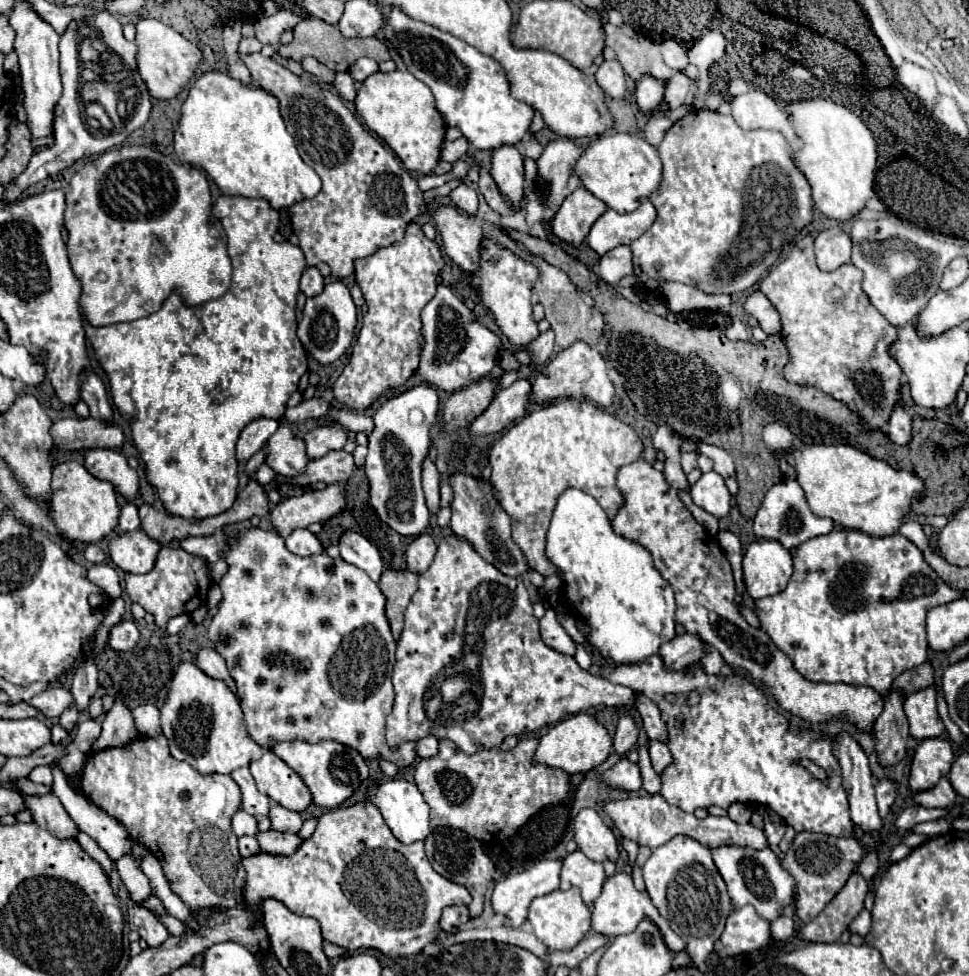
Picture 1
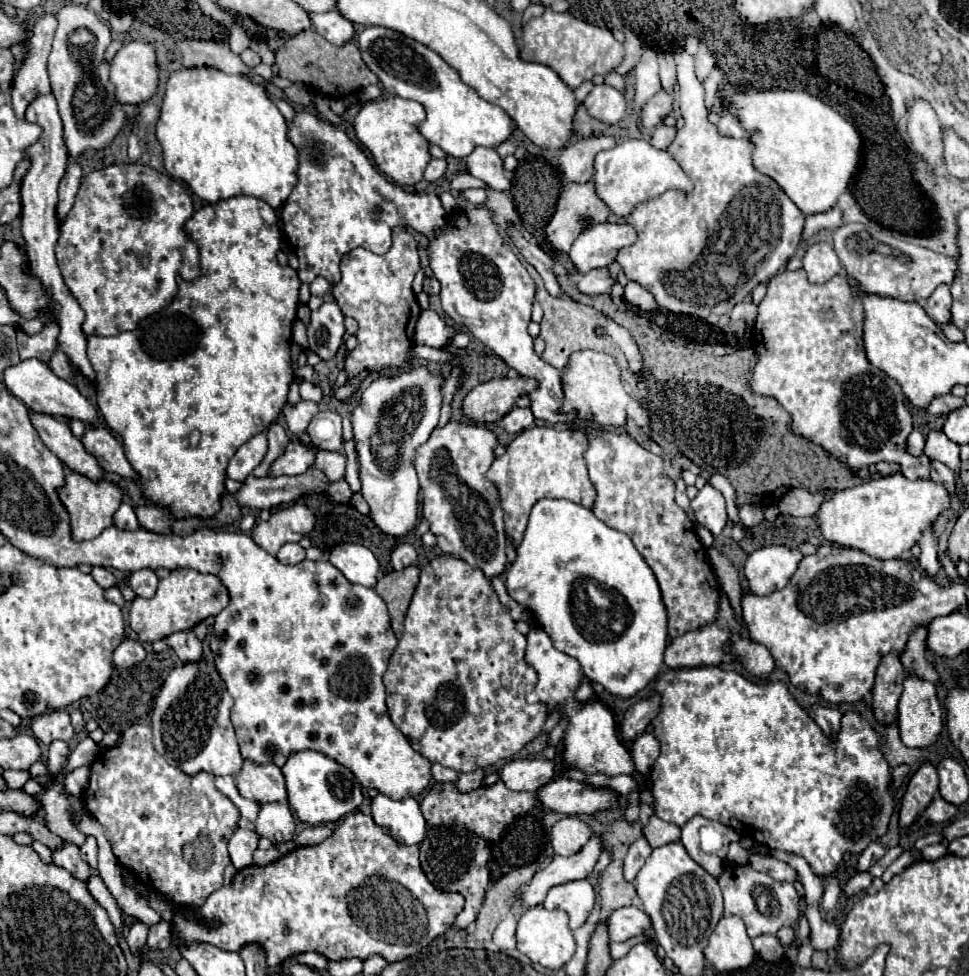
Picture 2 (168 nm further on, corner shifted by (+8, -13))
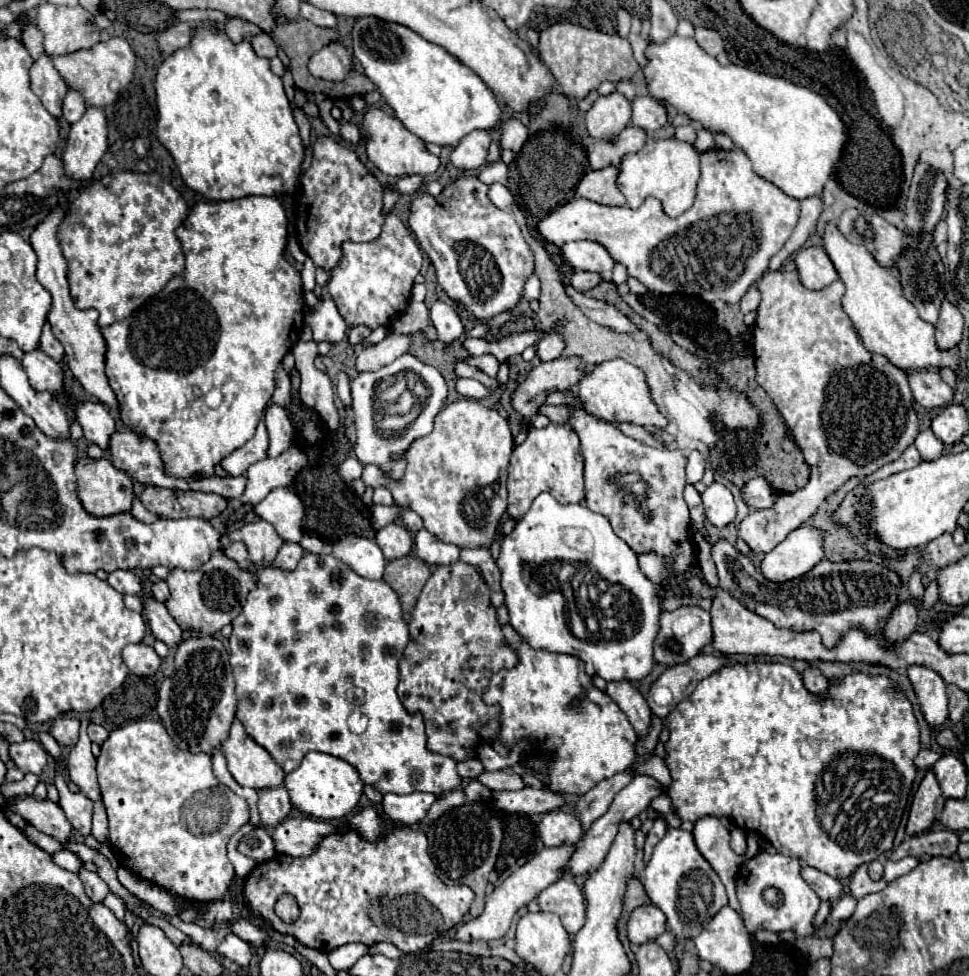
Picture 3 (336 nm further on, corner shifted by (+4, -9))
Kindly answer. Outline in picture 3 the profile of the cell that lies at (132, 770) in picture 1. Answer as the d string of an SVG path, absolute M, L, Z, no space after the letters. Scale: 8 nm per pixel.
M137 720L133 724L127 724L123 728L117 728L109 734L109 740L101 746L101 756L97 758L97 776L99 776L99 784L101 784L101 794L103 794L103 804L107 808L107 818L109 818L109 846L113 850L113 854L117 856L119 864L127 870L131 870L133 874L137 874L139 878L175 894L181 898L189 898L189 900L197 900L197 902L211 902L219 896L223 896L235 876L233 866L227 858L227 842L229 838L243 826L249 822L249 806L247 802L237 796L233 790L229 790L227 786L219 786L217 778L213 776L211 770L211 760L209 754L191 754L189 750L181 750L173 738L167 734L165 726L161 722L153 722L153 720Z

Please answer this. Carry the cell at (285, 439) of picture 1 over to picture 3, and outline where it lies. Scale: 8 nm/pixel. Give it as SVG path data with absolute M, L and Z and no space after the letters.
M269 404L263 414L263 420L269 432L269 458L275 458L291 446L295 430L287 412L279 404Z

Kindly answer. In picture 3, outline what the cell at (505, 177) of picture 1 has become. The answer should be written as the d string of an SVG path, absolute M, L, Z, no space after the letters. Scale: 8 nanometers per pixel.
M473 130L467 136L459 140L457 146L453 146L451 152L451 164L461 170L475 170L485 164L487 148L491 144L491 138L485 130Z

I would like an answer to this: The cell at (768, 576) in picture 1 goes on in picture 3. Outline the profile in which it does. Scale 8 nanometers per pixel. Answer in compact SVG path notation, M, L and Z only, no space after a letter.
M799 526L789 536L777 544L761 562L761 572L771 582L787 582L807 574L815 564L819 564L823 554L825 530L815 526Z

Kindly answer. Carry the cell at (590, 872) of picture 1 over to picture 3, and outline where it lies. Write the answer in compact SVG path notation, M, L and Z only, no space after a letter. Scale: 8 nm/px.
M561 878L545 888L539 894L537 904L541 912L557 914L569 936L575 936L585 924L585 896L571 878Z

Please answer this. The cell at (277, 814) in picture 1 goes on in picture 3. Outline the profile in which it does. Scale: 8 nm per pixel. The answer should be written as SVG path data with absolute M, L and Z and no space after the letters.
M285 786L259 790L259 802L257 802L257 806L259 806L261 822L267 828L277 826L291 812L291 800L289 800L289 794L287 794Z

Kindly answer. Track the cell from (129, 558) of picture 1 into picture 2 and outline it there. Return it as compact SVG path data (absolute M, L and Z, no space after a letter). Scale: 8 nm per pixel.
M143 568L143 570L131 572L125 582L127 582L127 586L131 586L131 590L133 590L137 596L149 598L149 596L153 596L153 592L157 590L159 578L155 576L155 572L153 572L151 568Z

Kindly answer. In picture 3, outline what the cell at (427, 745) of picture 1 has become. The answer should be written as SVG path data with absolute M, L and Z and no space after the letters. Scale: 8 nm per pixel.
M467 758L467 760L459 762L459 764L457 764L457 770L459 770L459 776L465 778L465 780L469 780L469 778L473 780L473 778L477 778L481 772L485 772L483 764L481 764L477 758Z

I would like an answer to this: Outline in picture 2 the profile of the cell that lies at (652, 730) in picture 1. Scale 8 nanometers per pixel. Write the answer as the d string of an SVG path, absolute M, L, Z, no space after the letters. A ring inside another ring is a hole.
M543 498L533 506L527 532L517 548L517 560L507 570L507 592L531 610L533 624L539 624L553 638L557 650L577 658L583 674L617 698L627 700L635 696L664 668L667 608L653 570L629 536L609 528L591 510L571 500ZM559 562L565 562L565 568L559 568ZM621 620L625 620L623 630Z

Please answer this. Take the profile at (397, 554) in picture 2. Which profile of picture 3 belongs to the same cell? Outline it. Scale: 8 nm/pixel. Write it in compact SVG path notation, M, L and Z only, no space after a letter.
M387 524L375 534L375 542L383 550L387 560L395 560L401 556L407 556L413 546L413 538L401 524Z

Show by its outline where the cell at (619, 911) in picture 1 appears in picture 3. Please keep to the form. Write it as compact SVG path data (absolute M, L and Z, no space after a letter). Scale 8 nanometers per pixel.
M645 904L633 910L627 922L627 936L633 944L645 944L655 940L667 930L667 916L653 904Z

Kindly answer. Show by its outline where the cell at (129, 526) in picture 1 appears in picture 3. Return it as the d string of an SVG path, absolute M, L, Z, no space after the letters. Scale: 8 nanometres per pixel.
M135 498L135 500L133 500L131 514L133 514L137 520L141 520L141 522L153 522L153 520L157 520L157 516L155 516L155 514L151 514L151 512L141 504L141 500L139 500L139 498Z

